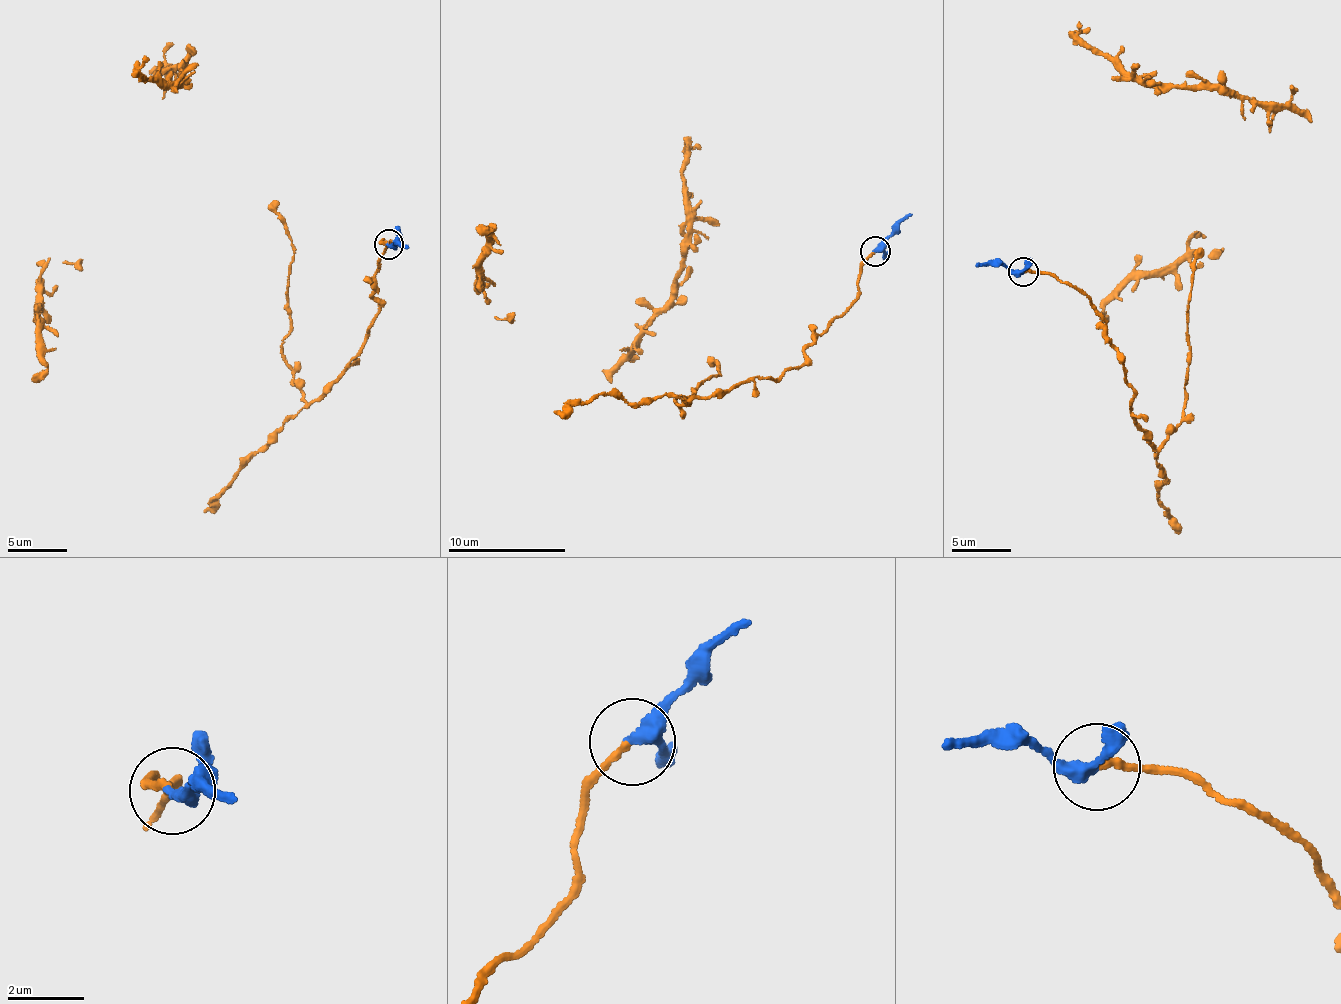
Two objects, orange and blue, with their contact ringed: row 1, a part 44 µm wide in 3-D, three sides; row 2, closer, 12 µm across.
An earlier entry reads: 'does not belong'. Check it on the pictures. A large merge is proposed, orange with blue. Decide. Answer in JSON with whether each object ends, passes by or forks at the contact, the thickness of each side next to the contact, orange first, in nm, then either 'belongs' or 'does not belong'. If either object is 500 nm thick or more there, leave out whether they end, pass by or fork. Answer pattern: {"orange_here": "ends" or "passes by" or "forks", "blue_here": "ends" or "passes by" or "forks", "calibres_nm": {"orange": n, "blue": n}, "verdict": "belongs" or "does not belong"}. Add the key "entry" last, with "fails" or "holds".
{"orange_here": "ends", "blue_here": "passes by", "calibres_nm": {"orange": 180, "blue": 300}, "verdict": "belongs", "entry": "fails"}

